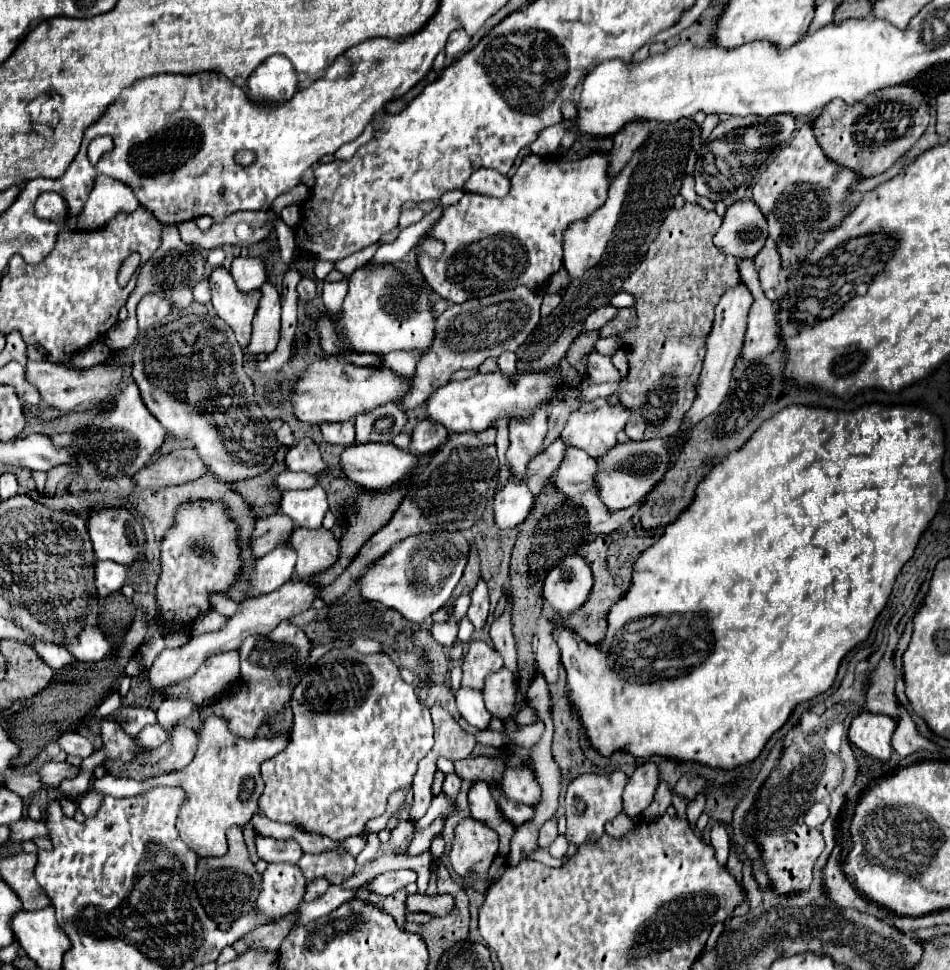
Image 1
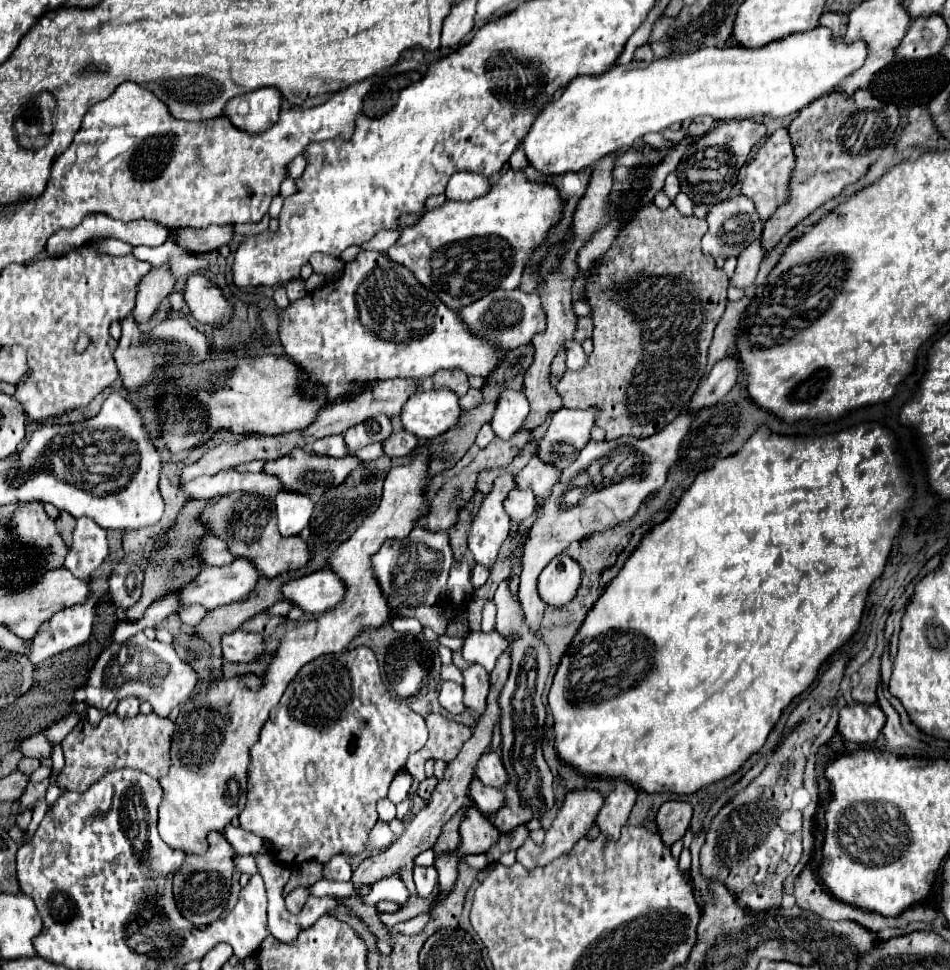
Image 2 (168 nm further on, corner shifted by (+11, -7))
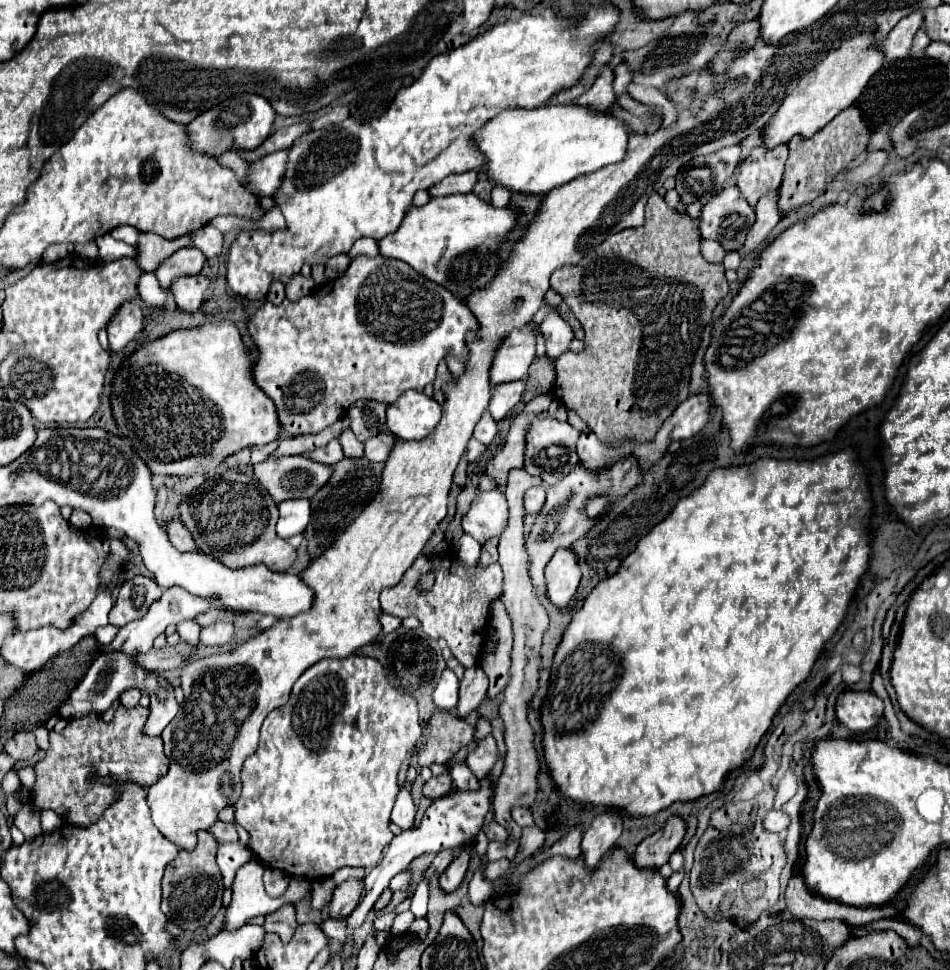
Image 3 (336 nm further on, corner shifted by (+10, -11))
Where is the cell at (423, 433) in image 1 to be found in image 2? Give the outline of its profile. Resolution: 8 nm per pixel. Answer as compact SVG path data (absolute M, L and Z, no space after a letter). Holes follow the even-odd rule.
M399 431L399 433L391 433L389 439L385 439L381 445L383 445L385 455L405 457L417 447L417 443L419 443L419 439L413 437L409 431Z

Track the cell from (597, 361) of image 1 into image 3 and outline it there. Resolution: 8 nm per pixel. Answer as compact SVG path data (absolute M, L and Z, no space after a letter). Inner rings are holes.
M548 315L542 321L542 333L546 335L546 355L548 357L558 359L570 351L574 331L560 315Z

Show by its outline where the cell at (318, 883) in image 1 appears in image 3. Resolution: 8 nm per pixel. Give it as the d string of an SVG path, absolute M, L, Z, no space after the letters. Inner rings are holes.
M286 903L276 913L266 915L264 929L270 933L278 933L282 943L286 943L290 939L290 935L294 935L296 927L298 927L298 923L296 923L296 905L294 903Z

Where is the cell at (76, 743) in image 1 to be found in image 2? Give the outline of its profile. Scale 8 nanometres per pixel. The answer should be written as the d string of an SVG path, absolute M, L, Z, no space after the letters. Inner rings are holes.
M37 733L37 735L31 735L31 737L23 739L19 743L19 751L25 757L35 757L35 759L51 757L51 745L49 745L49 741L45 739L43 733Z

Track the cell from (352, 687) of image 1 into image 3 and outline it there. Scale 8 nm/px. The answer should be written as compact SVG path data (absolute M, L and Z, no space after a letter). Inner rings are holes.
M350 655L344 659L322 659L314 663L310 669L302 673L302 677L294 683L294 689L290 693L288 703L282 709L272 711L262 725L260 731L260 745L254 755L250 755L242 767L242 795L234 803L236 807L236 823L242 825L250 833L250 849L252 853L262 859L262 863L276 867L288 875L298 875L304 879L318 879L318 877L330 877L340 867L352 865L352 867L374 867L384 851L388 849L392 841L392 833L388 829L390 823L390 811L394 807L396 795L398 795L398 775L402 765L408 761L408 753L412 747L416 747L422 741L422 725L418 721L418 707L416 701L406 695L398 693L394 687L390 687L382 665L366 655Z

